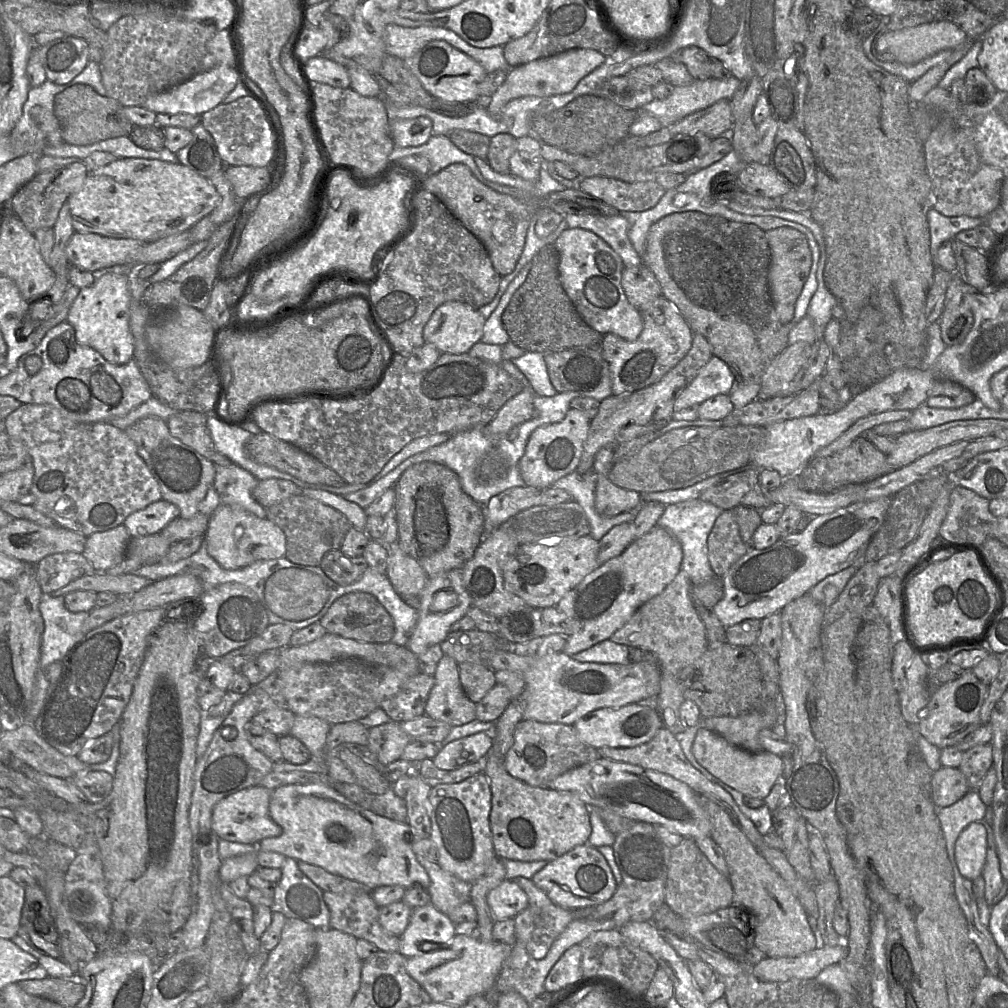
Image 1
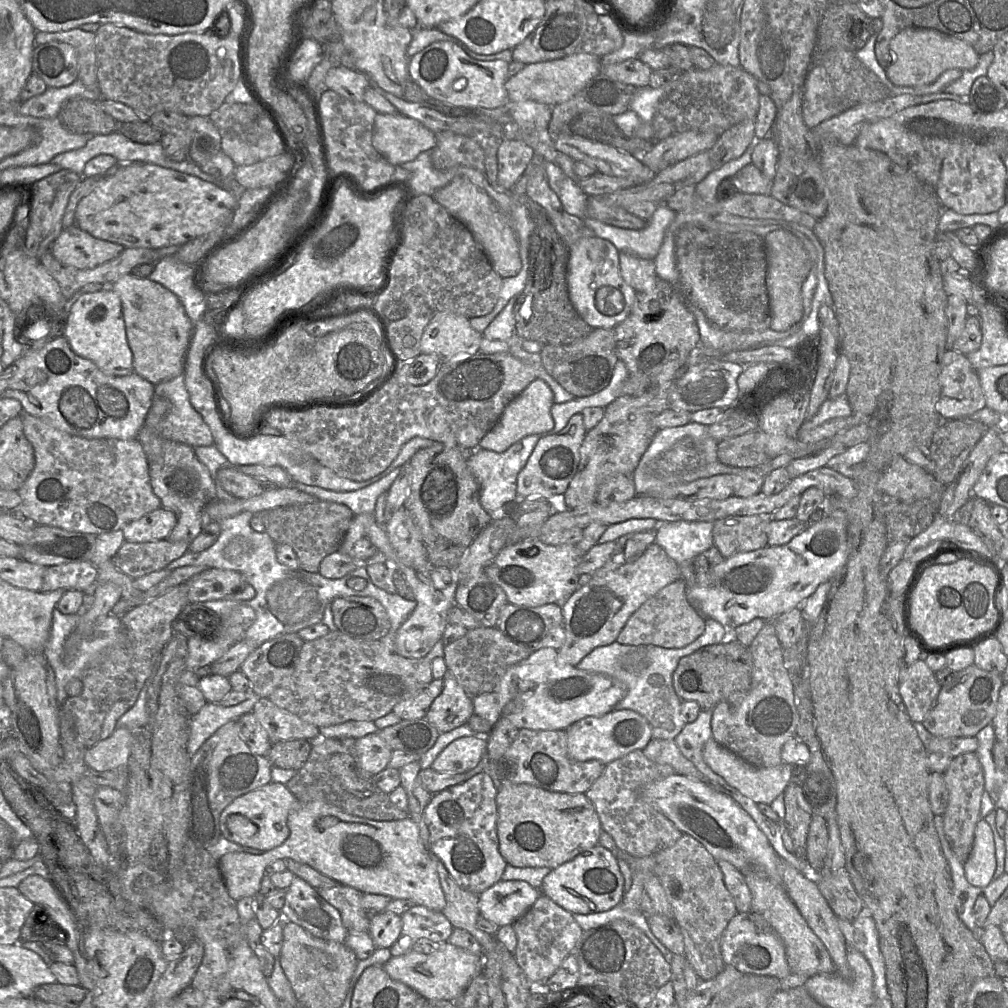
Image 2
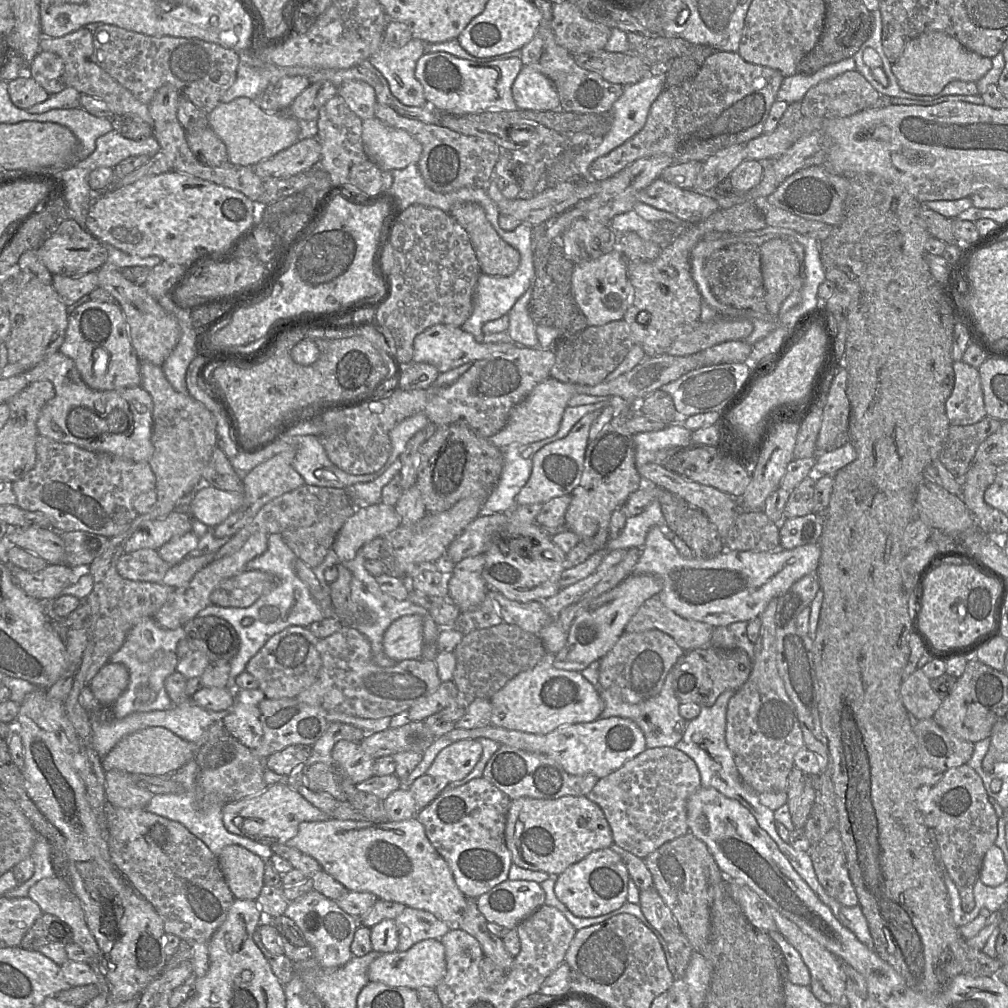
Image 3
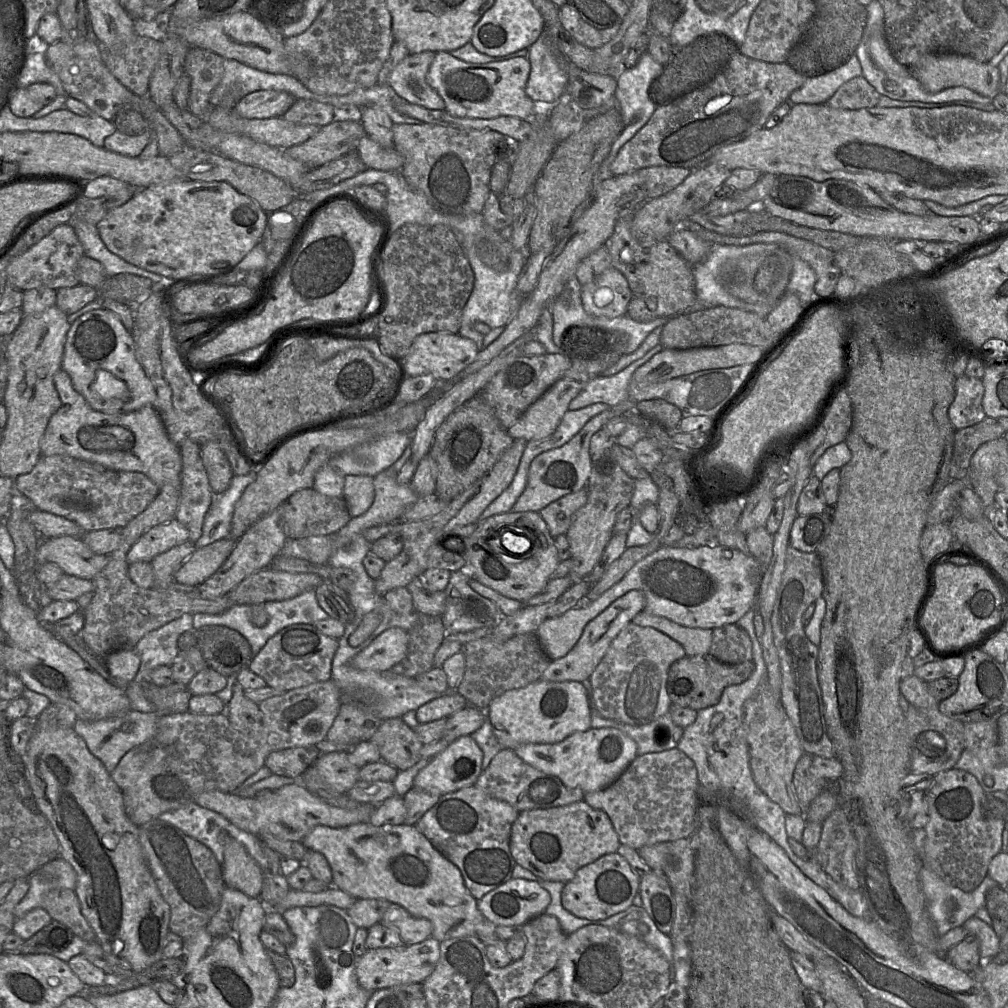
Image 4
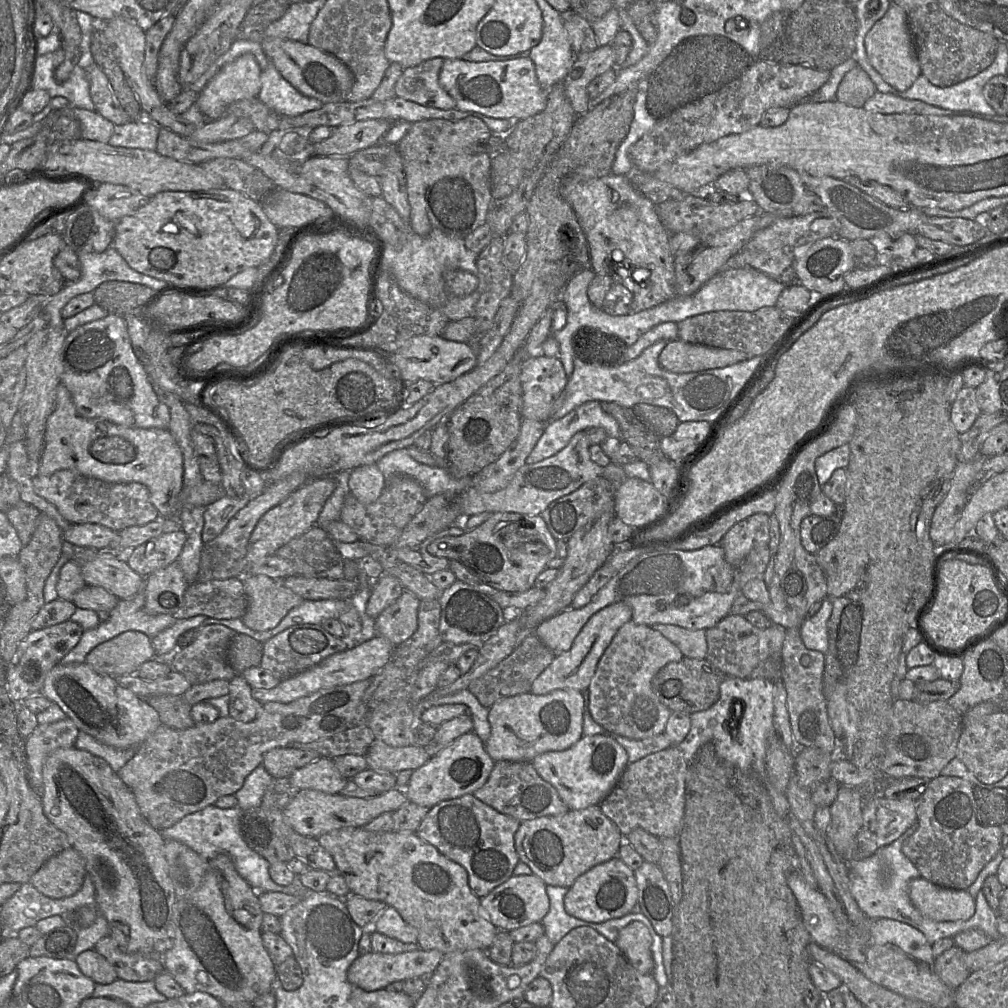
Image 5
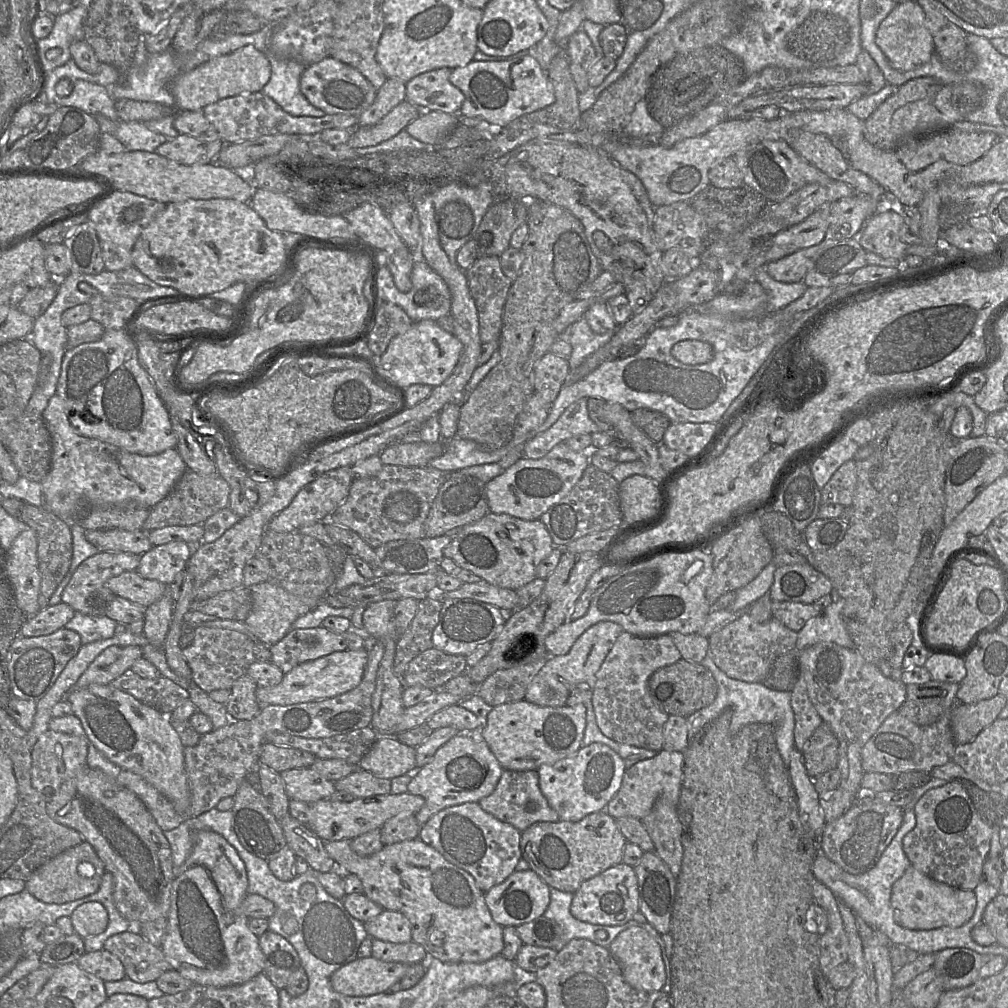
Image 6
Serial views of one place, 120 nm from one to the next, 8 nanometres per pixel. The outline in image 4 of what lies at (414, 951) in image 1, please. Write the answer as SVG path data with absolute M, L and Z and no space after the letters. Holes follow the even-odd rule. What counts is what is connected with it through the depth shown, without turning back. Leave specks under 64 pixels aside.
M398 904L388 907L380 924L394 930L407 946L425 941L433 932L433 924L429 920L412 916Z

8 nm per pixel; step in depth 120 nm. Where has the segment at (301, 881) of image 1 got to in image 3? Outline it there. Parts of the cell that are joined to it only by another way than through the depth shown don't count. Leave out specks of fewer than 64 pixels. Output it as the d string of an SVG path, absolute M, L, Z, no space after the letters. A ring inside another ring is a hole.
M312 889L290 902L283 915L295 922L312 949L312 958L322 967L338 968L353 957L350 946L359 922L339 908L335 901Z

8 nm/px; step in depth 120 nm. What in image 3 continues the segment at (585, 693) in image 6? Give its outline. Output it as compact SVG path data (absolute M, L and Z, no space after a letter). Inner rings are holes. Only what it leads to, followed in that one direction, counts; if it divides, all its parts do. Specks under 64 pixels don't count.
M630 574L617 586L594 599L573 620L566 645L555 655L557 669L581 672L592 662L601 660L616 644L631 617L650 597L662 590L662 580L653 575Z

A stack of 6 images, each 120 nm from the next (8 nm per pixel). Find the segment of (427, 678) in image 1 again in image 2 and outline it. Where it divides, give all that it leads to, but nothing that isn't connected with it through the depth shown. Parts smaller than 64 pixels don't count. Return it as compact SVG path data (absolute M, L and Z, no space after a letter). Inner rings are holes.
M433 679L417 695L396 704L392 713L400 717L401 720L425 718L432 702L441 694L443 686L443 679Z

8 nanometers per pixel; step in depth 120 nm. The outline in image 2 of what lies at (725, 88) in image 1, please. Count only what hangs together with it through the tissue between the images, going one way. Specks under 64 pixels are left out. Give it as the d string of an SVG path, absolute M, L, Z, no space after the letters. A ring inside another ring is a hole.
M668 82L659 88L649 86L637 88L637 92L629 105L629 110L634 111L641 119L641 125L634 136L652 140L652 121L655 112L662 99L672 90L672 82Z

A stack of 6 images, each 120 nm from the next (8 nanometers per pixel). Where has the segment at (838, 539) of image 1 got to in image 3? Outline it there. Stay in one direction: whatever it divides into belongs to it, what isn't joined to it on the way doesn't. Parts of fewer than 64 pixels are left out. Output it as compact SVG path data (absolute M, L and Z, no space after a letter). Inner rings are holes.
M653 526L647 533L632 574L659 577L663 583L658 594L661 601L679 616L713 627L728 627L734 622L748 622L760 616L772 599L778 598L796 581L818 569L820 555L820 545L815 543L770 552L724 550L711 559L688 559L663 534L662 527Z

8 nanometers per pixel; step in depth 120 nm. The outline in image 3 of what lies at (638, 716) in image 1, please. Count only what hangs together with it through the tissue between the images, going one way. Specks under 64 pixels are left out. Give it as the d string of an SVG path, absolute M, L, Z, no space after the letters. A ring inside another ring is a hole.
M610 717L593 722L561 726L548 734L532 734L501 727L455 728L446 735L452 742L465 739L488 738L501 745L511 746L531 753L546 755L557 761L572 775L592 774L601 779L622 767L627 761L644 752L646 740L639 726L628 718Z

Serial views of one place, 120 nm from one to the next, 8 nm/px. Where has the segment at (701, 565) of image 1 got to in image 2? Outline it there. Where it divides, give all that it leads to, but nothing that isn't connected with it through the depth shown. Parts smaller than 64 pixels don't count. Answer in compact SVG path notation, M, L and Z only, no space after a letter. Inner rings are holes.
M672 521L659 522L655 543L678 565L692 562L695 557L713 546L713 522Z

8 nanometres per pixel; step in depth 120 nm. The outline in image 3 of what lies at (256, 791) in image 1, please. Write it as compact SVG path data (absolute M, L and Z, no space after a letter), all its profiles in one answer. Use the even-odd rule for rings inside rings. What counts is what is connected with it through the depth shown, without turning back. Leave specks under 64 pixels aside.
M281 782L268 786L259 794L222 807L222 821L228 832L267 846L283 845L292 839L302 822L328 819L328 815L310 804L287 783Z

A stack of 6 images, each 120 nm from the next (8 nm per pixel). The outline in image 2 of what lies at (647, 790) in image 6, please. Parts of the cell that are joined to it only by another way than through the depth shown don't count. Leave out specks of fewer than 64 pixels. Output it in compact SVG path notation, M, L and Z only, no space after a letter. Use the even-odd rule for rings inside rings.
M635 750L605 765L601 775L585 792L586 797L596 809L602 829L613 838L620 850L633 857L655 855L674 845L683 835L664 814L643 799L643 790L647 785L674 774L676 773L672 766L654 762L648 759L642 750Z

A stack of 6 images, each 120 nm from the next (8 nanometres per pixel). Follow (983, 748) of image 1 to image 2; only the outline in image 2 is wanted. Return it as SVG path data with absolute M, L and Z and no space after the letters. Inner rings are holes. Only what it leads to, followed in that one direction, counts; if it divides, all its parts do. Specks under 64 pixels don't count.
M966 753L953 758L943 776L948 791L948 803L943 815L944 833L952 851L964 864L973 848L976 825L982 819L984 777L977 754Z

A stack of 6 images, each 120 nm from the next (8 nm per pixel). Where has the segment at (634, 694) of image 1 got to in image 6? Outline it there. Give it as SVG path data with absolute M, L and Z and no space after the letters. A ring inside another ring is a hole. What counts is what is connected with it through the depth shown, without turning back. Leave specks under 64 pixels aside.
M526 699L493 707L486 726L479 736L486 742L503 769L537 770L543 764L553 764L574 755L582 747L586 726L586 707L539 706Z

